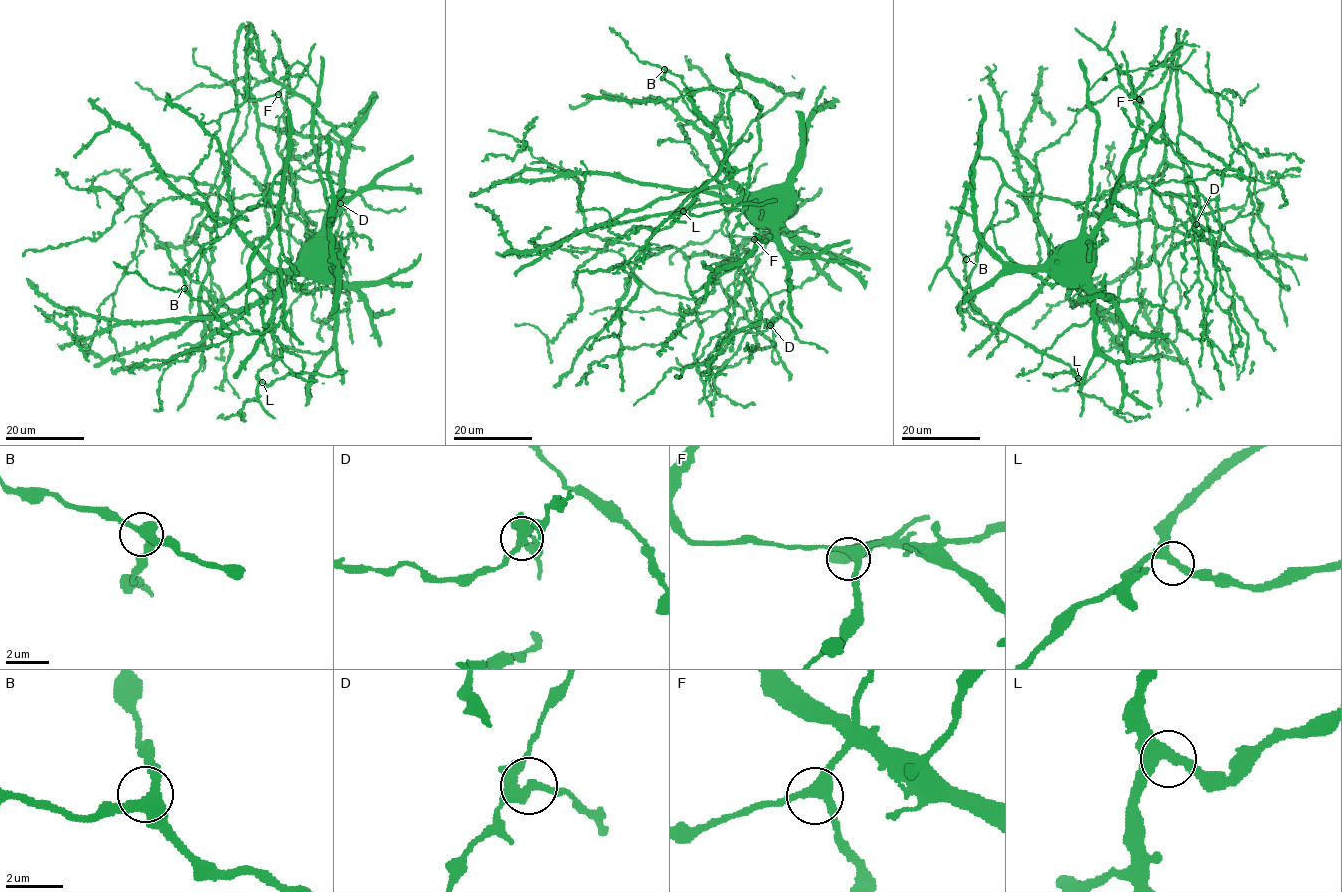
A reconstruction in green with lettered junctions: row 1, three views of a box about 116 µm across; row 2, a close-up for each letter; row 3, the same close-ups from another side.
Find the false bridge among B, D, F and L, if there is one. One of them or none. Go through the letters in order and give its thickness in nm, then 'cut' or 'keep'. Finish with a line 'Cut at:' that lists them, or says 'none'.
B: 320 nm | keep
D: 340 nm | cut
F: 340 nm | keep
L: 360 nm | keep
Cut at: D

